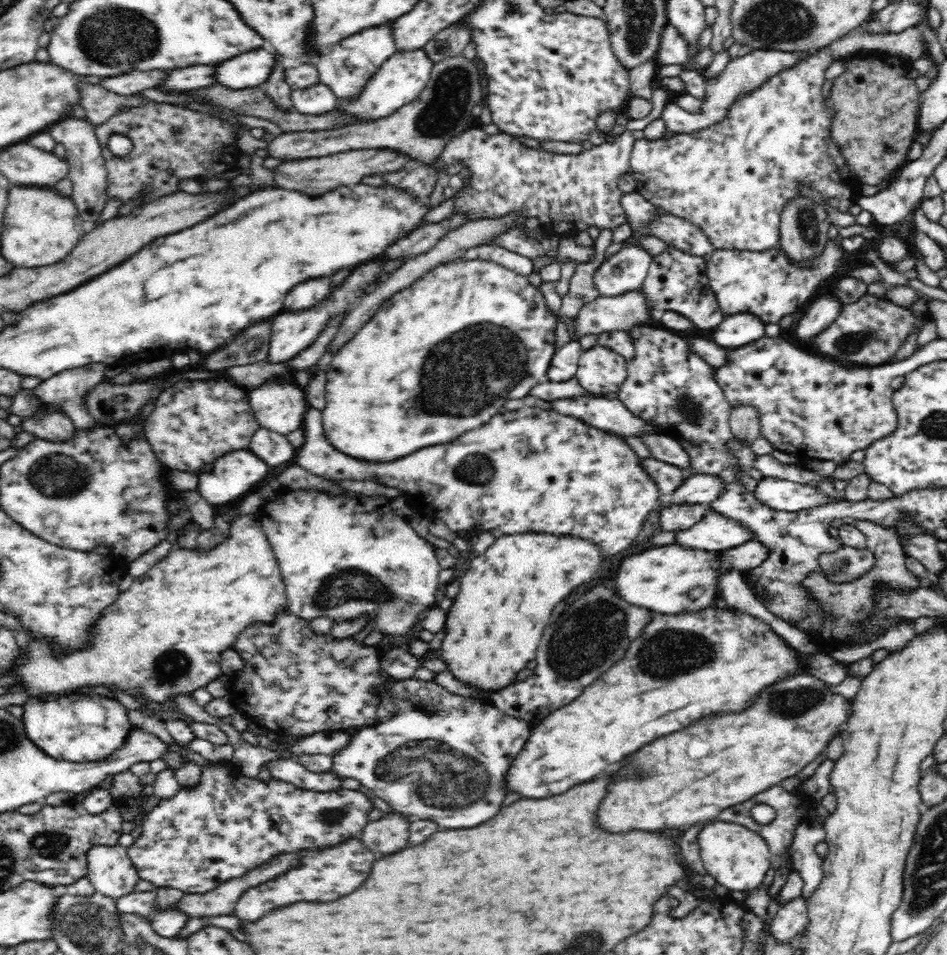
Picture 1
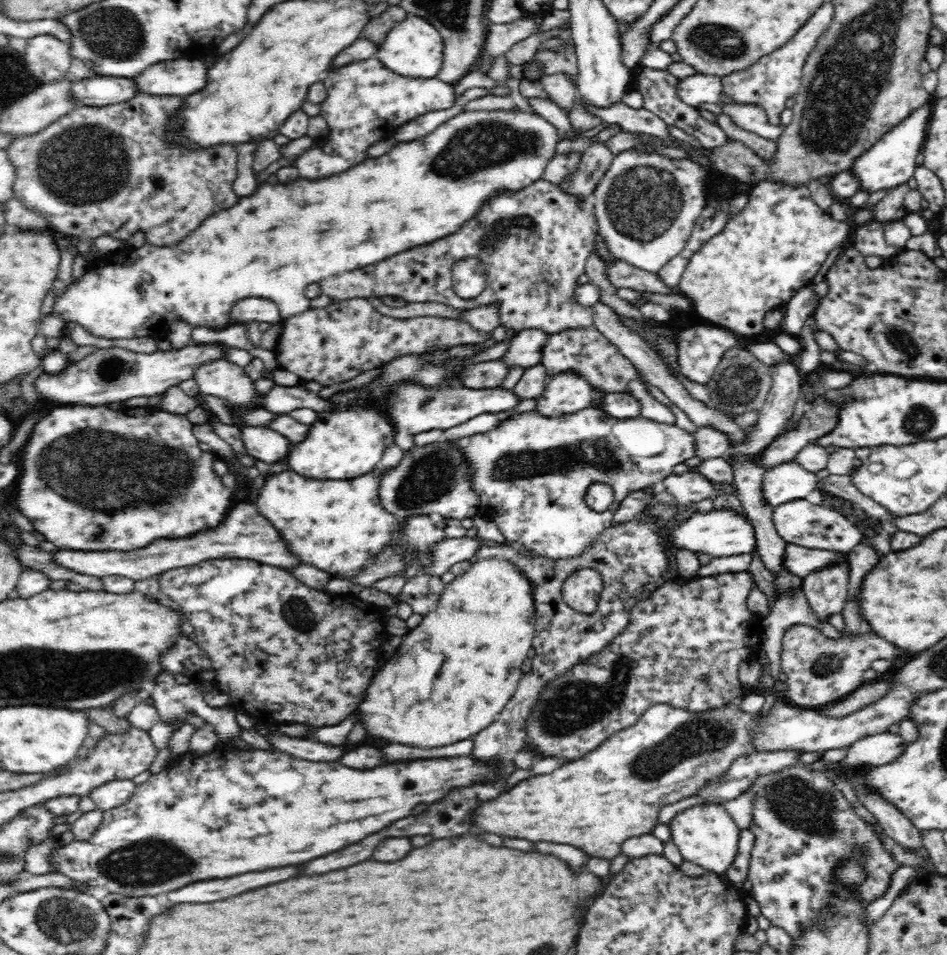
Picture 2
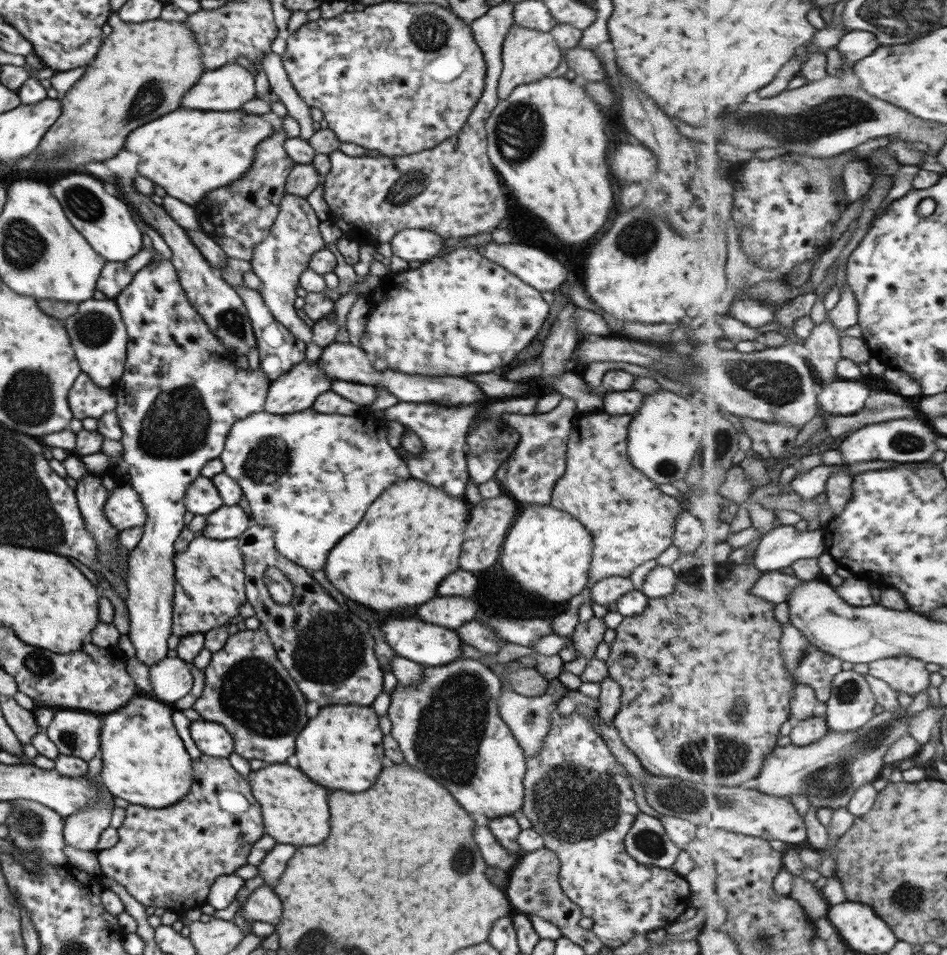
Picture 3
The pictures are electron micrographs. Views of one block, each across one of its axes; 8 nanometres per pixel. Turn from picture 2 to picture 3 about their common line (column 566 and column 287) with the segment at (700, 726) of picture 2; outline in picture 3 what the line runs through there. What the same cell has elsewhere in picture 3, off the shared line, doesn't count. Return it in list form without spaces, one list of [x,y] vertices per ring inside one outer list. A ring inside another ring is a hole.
[[[272,763],[260,770],[251,770],[247,779],[251,782],[254,798],[262,811],[265,834],[276,838],[280,844],[314,846],[330,834],[330,812],[326,788],[312,782],[300,768],[288,763]]]

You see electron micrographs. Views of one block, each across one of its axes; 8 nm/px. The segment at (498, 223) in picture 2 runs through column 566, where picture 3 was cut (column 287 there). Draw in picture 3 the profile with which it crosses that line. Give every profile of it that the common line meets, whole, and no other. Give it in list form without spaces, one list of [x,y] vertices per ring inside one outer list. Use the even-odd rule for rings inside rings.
[[[285,193],[280,204],[279,213],[275,223],[271,226],[271,231],[262,243],[254,247],[254,256],[250,262],[254,274],[262,281],[260,294],[272,316],[295,337],[298,337],[298,340],[308,343],[312,340],[312,327],[298,317],[294,308],[294,300],[302,294],[299,278],[309,268],[309,260],[314,253],[323,250],[326,244],[318,229],[321,221],[316,217],[306,197]]]

